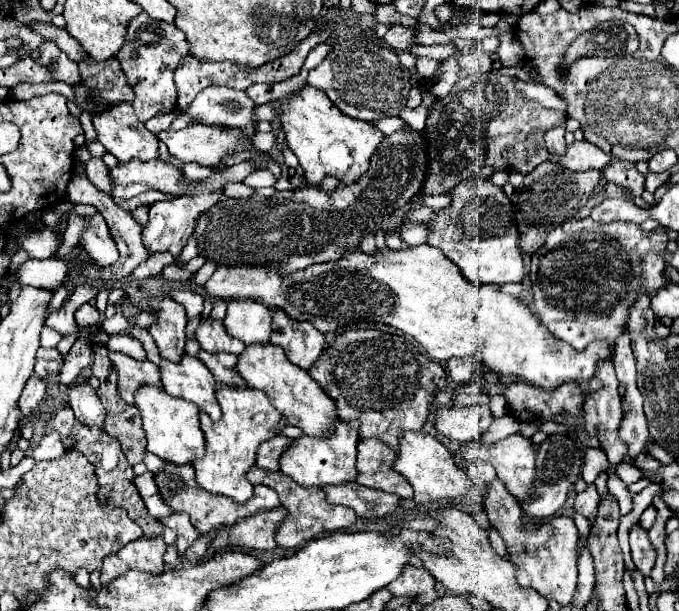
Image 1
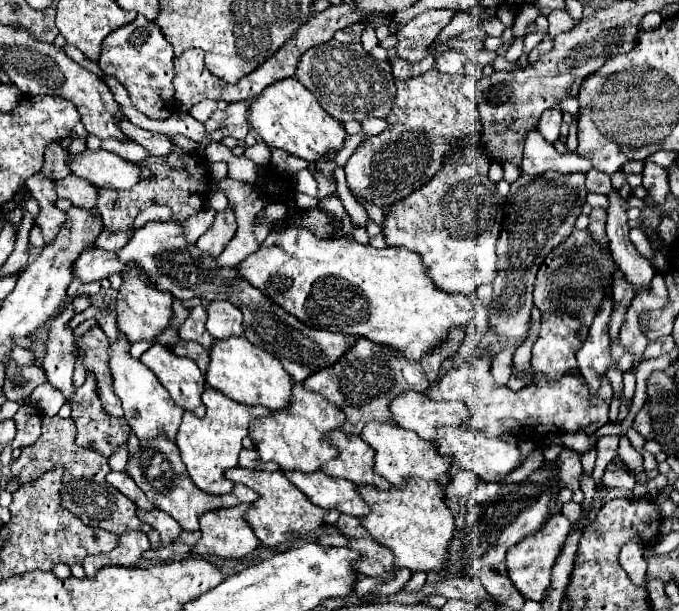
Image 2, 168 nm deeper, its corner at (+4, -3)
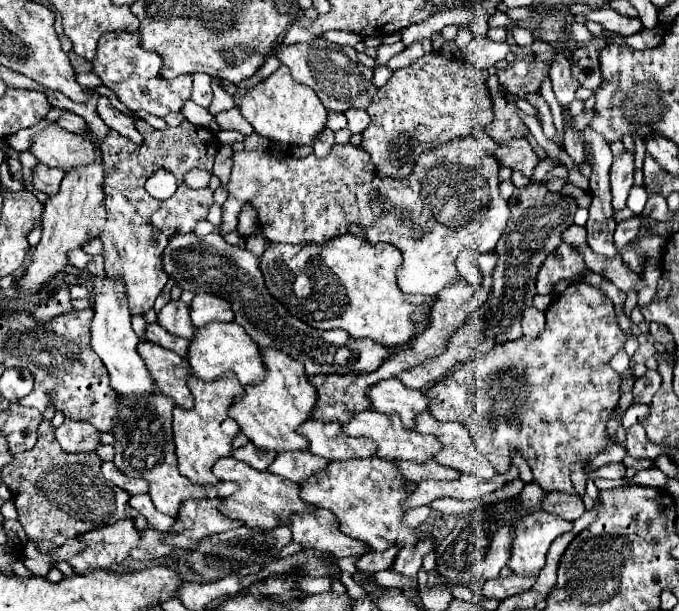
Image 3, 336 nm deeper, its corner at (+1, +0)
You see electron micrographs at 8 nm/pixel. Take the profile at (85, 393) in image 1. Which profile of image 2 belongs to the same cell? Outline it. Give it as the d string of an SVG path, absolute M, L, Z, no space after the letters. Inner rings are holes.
M72 302L64 306L64 310L50 320L48 328L48 344L46 344L46 356L44 356L44 370L48 376L48 382L58 388L64 398L70 398L74 394L72 386L72 372L74 372L74 334L68 322L74 318L74 306Z

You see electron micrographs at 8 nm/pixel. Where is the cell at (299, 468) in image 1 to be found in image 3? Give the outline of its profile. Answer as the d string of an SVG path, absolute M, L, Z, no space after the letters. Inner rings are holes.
M269 347L261 351L267 367L267 377L263 379L263 383L245 387L247 395L239 403L235 403L229 415L241 425L241 431L261 451L307 451L309 441L307 437L297 433L297 427L311 419L311 413L317 405L317 391L315 387L311 387L299 361L293 361L289 355L283 355L281 351Z

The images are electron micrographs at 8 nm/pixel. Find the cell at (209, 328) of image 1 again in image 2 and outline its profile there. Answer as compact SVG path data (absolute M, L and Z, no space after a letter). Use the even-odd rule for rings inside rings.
M198 304L198 306L190 308L188 318L186 318L184 324L178 328L178 336L180 336L182 340L194 340L194 342L198 342L200 346L210 348L212 342L214 342L214 338L206 332L204 320L206 320L206 310L204 310L204 306Z

